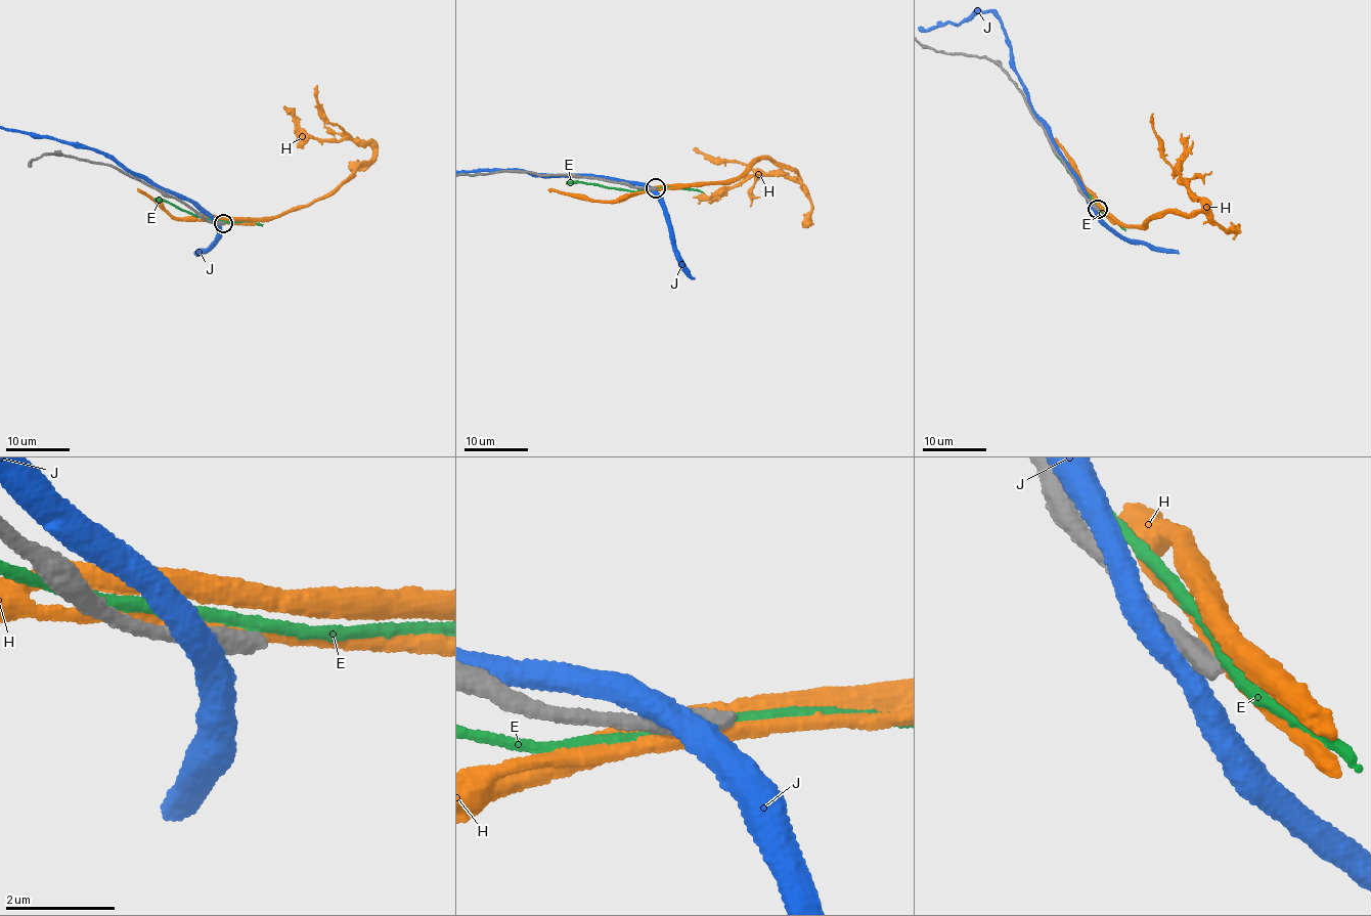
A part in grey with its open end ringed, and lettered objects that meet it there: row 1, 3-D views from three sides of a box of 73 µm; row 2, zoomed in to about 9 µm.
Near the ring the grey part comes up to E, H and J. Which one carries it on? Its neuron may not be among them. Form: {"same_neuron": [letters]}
{"same_neuron": []}

